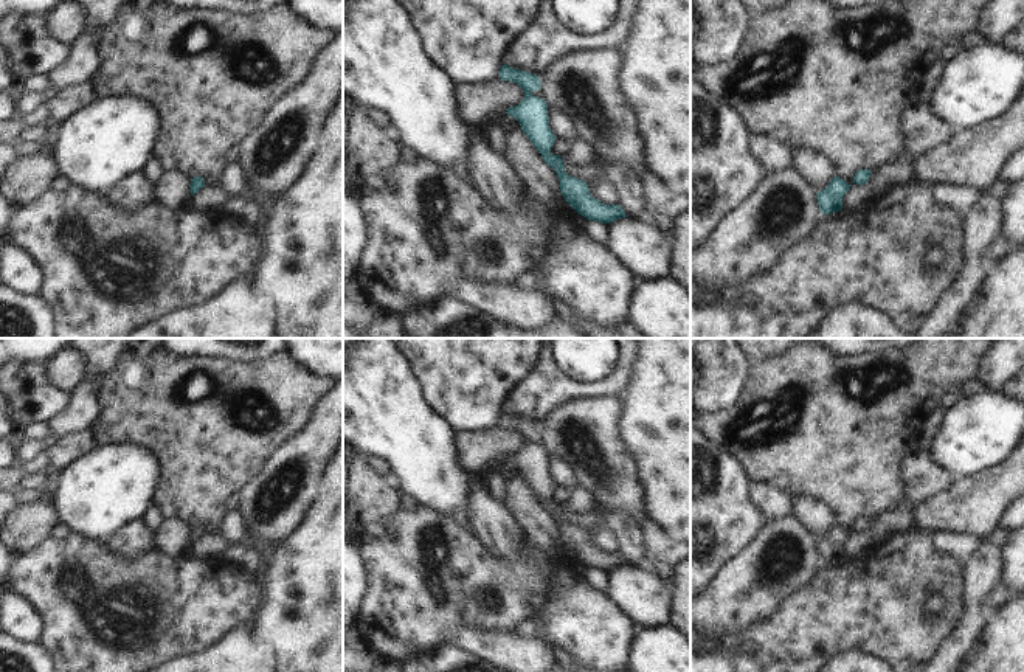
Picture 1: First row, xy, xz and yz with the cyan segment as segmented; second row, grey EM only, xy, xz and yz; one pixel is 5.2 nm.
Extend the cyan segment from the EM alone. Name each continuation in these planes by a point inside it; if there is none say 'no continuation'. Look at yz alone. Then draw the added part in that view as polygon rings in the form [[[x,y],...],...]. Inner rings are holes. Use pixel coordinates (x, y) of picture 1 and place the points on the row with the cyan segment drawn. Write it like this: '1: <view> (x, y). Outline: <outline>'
no continuation.

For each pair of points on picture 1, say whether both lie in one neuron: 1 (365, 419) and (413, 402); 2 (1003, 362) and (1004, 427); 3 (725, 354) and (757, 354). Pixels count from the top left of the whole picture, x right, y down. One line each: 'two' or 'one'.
1: one
2: two
3: two

